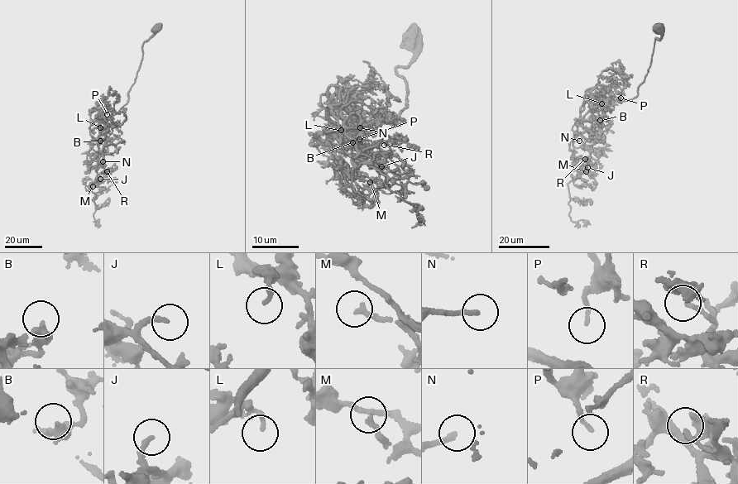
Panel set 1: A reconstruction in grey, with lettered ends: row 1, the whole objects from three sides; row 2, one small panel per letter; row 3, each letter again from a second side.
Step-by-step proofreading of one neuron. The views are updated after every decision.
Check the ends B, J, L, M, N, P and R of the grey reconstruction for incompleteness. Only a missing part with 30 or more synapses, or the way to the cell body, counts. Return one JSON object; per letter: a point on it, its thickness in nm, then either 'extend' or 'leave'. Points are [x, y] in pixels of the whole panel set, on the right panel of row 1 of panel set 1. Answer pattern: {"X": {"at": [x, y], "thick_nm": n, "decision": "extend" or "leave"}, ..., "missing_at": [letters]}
{"B": {"at": [600, 120], "thick_nm": 280, "decision": "leave"}, "J": {"at": [587, 167], "thick_nm": 190, "decision": "extend"}, "L": {"at": [601, 103], "thick_nm": 170, "decision": "leave"}, "M": {"at": [586, 171], "thick_nm": 200, "decision": "leave"}, "N": {"at": [579, 141], "thick_nm": 200, "decision": "extend"}, "P": {"at": [620, 98], "thick_nm": 130, "decision": "leave"}, "R": {"at": [585, 159], "thick_nm": 160, "decision": "leave"}, "missing_at": ["J", "N"]}

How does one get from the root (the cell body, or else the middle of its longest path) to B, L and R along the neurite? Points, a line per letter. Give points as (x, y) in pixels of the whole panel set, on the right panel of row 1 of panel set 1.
B: (658, 28), (637, 96), (620, 103), (598, 96), (581, 107), (581, 123), (592, 109), (600, 120)
L: (658, 28), (661, 37), (654, 40), (637, 95), (605, 101), (603, 88), (612, 100), (601, 103)
R: (658, 28), (637, 96), (620, 103), (598, 96), (581, 107), (573, 148), (585, 159)

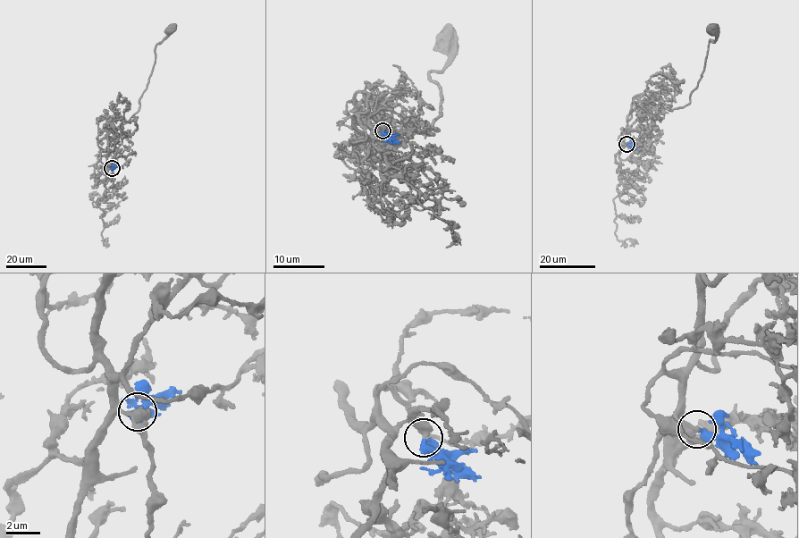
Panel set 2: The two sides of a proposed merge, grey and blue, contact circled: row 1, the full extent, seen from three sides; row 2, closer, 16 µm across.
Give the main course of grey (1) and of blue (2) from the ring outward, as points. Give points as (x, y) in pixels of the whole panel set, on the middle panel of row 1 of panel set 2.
1: (382, 131), (354, 113), (358, 130), (389, 145), (438, 130), (441, 98), (427, 75), (445, 64), (448, 38)
2: (382, 131), (400, 142)

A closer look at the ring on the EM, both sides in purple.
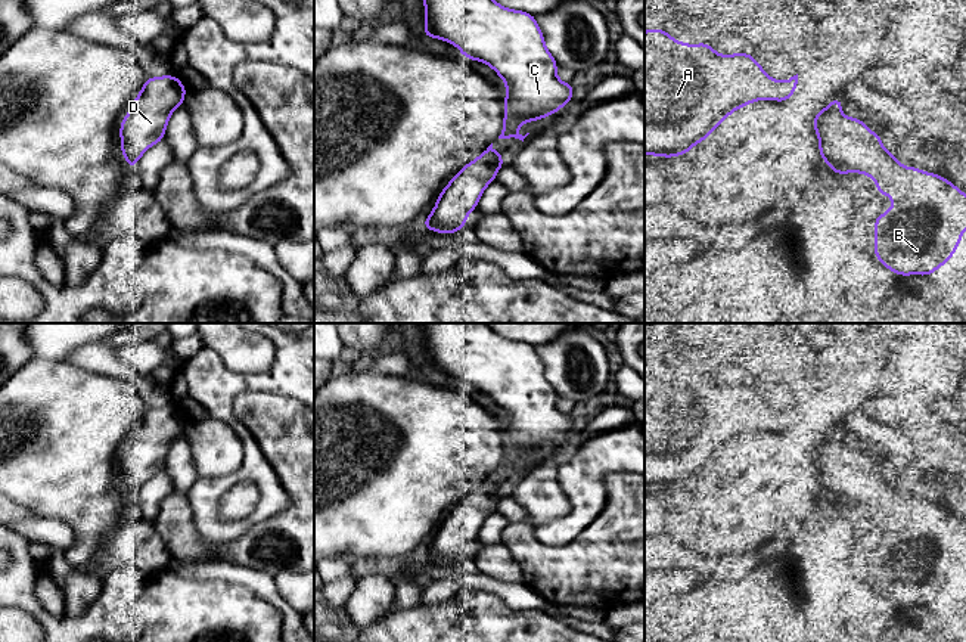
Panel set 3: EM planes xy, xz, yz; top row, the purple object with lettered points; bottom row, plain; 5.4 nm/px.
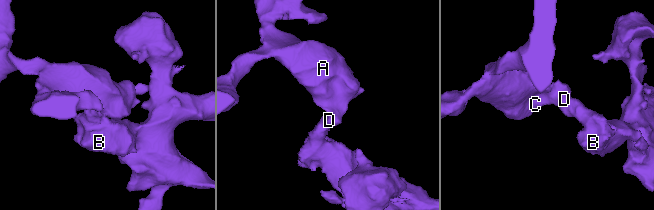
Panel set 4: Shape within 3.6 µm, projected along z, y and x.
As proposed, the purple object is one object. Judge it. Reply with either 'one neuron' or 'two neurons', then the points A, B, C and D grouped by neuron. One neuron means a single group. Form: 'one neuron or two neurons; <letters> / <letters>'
one neuron; A B C D

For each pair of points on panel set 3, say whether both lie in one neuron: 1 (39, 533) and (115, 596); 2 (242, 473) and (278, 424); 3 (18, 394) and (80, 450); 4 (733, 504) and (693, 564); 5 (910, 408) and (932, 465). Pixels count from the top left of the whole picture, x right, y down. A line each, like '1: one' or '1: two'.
1: two
2: two
3: one
4: two
5: one

